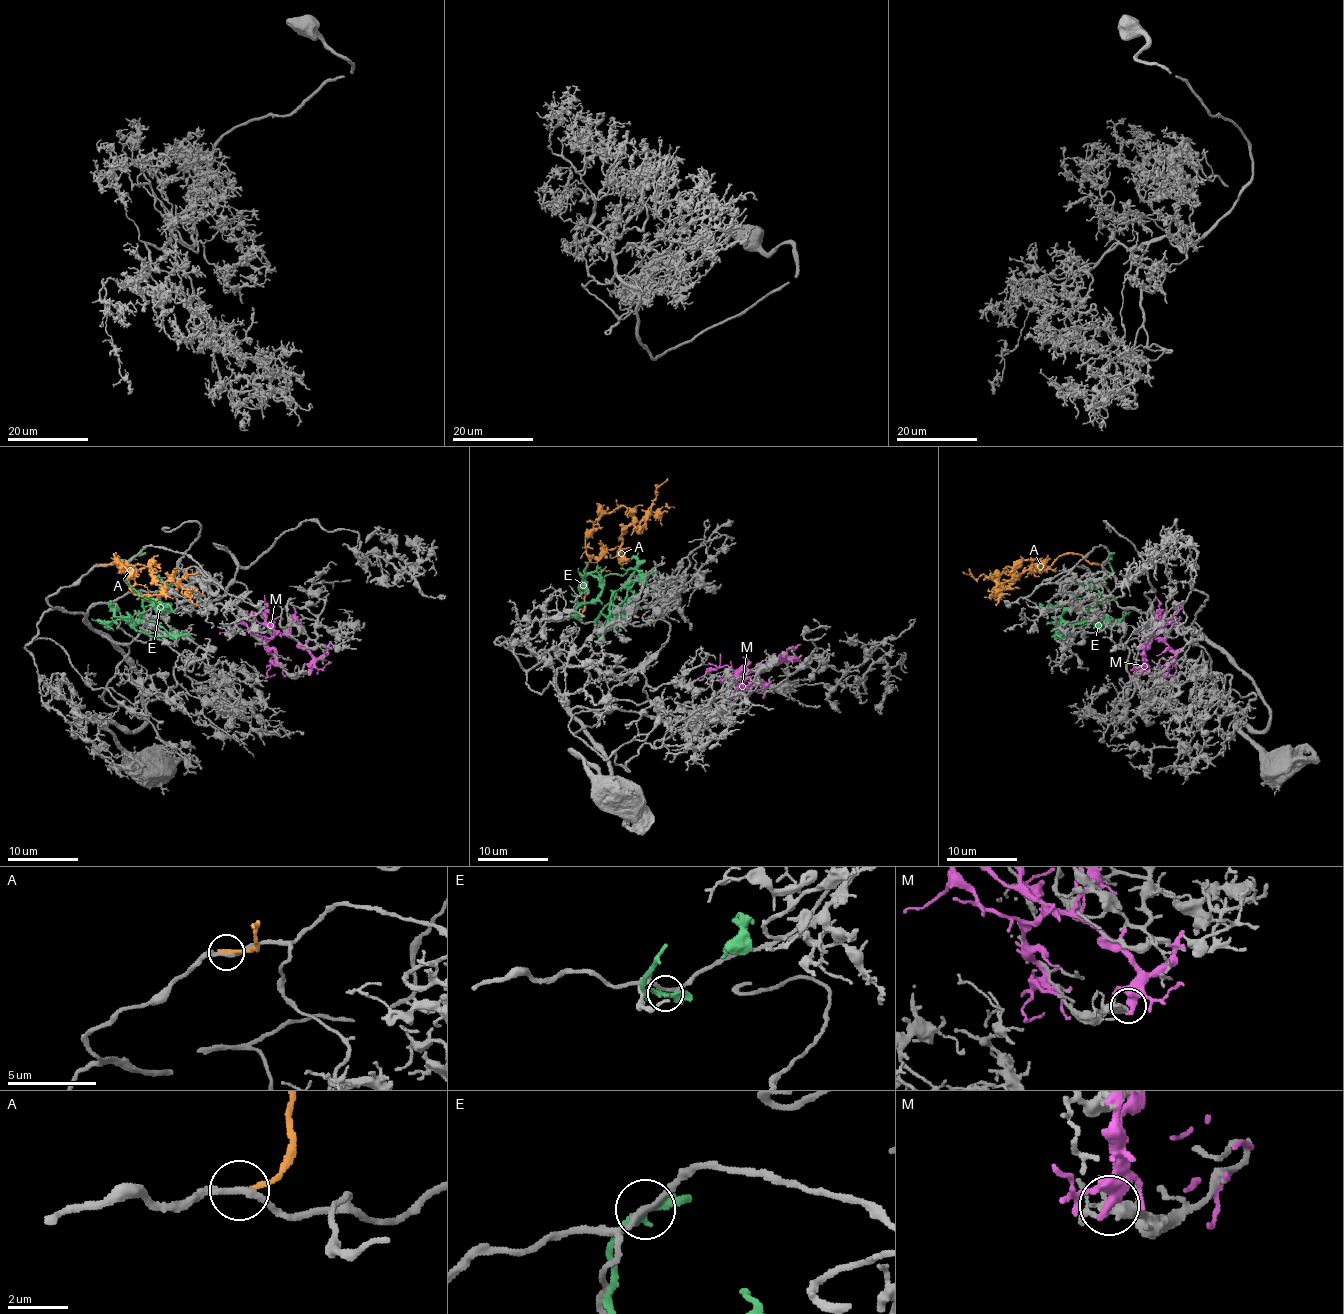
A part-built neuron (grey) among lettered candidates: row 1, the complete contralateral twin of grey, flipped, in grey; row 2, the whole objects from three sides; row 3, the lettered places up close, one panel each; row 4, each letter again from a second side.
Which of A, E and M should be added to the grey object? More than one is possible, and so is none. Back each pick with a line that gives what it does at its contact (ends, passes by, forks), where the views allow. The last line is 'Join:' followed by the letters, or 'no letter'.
A: it ends
Join: A

